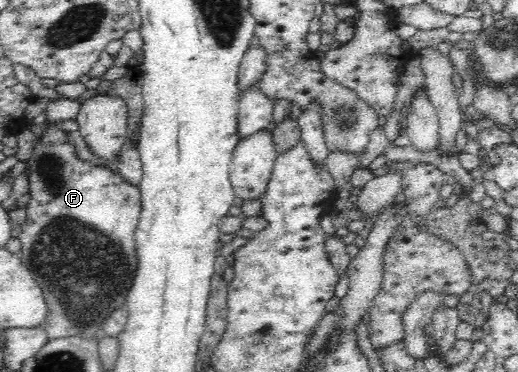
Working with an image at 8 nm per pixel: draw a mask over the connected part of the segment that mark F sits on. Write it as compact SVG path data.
M46 121L43 124L42 134L27 160L31 199L19 237L22 250L18 253L21 262L45 291L46 303L50 307L49 322L45 327L49 340L100 332L102 320L125 304L137 266L134 231L142 210L138 187L124 182L116 170L78 160L73 146L65 142L71 132L60 129L61 123Z

